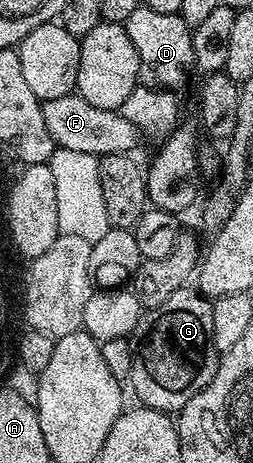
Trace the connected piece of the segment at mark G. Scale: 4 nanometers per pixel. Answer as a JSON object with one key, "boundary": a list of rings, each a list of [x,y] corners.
{"boundary":[[[186,285],[171,293],[163,305],[142,314],[131,334],[133,356],[128,378],[140,406],[177,413],[209,384],[219,358],[211,333],[212,308],[212,302],[200,290]]]}

